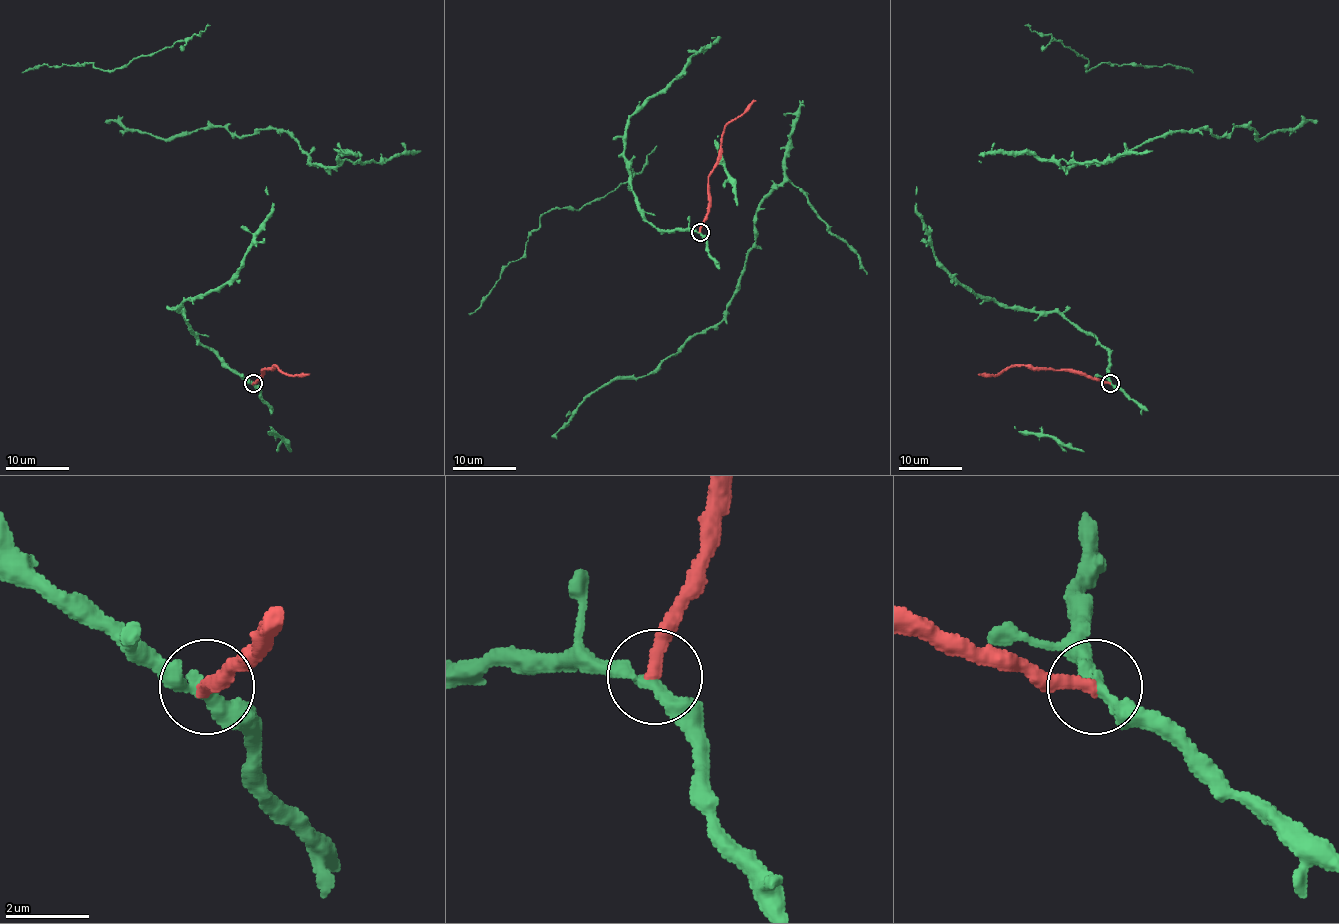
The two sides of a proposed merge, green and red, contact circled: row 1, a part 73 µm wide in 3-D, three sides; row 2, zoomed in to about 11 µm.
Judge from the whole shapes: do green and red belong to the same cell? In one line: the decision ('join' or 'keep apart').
keep apart

